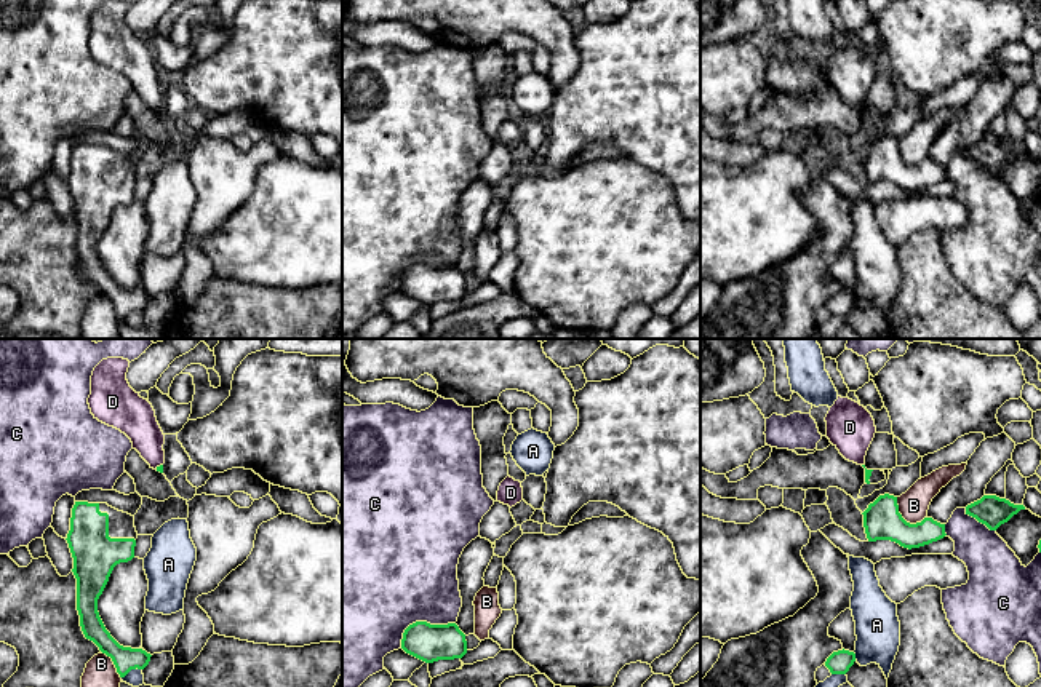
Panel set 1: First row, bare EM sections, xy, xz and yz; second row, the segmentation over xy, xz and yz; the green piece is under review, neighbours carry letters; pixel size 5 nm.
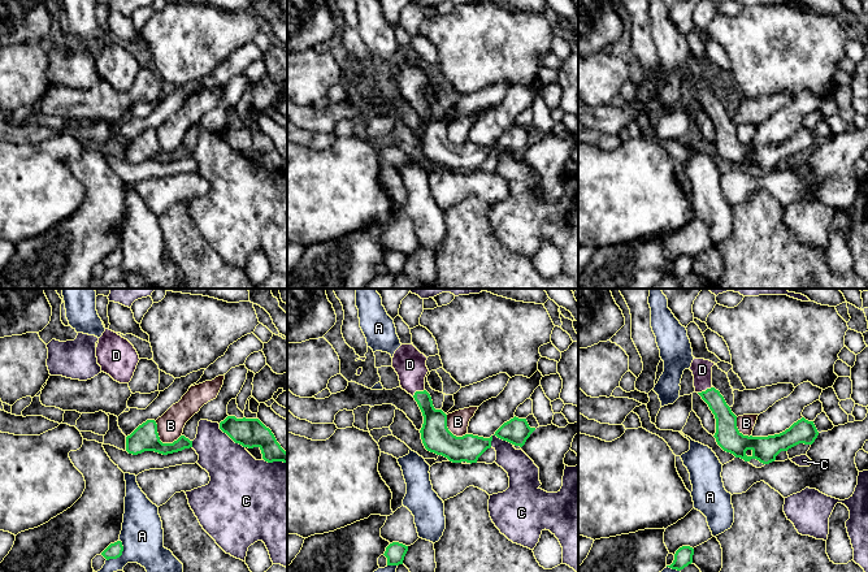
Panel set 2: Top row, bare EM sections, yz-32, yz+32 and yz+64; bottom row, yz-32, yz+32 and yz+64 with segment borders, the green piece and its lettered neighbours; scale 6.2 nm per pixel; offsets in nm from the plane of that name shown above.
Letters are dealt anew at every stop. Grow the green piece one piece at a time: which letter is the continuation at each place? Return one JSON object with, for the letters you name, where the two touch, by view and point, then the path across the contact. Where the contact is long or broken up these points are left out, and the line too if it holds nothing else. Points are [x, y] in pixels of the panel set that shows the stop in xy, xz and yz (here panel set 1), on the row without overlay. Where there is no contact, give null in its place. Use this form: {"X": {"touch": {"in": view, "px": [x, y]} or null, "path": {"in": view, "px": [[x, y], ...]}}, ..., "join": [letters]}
{"D": {"touch": {"in": "xy", "px": [160, 107]}, "path": {"in": "xy", "px": [[159, 111], [160, 107], [138, 64]]}}, "join": ["D"]}

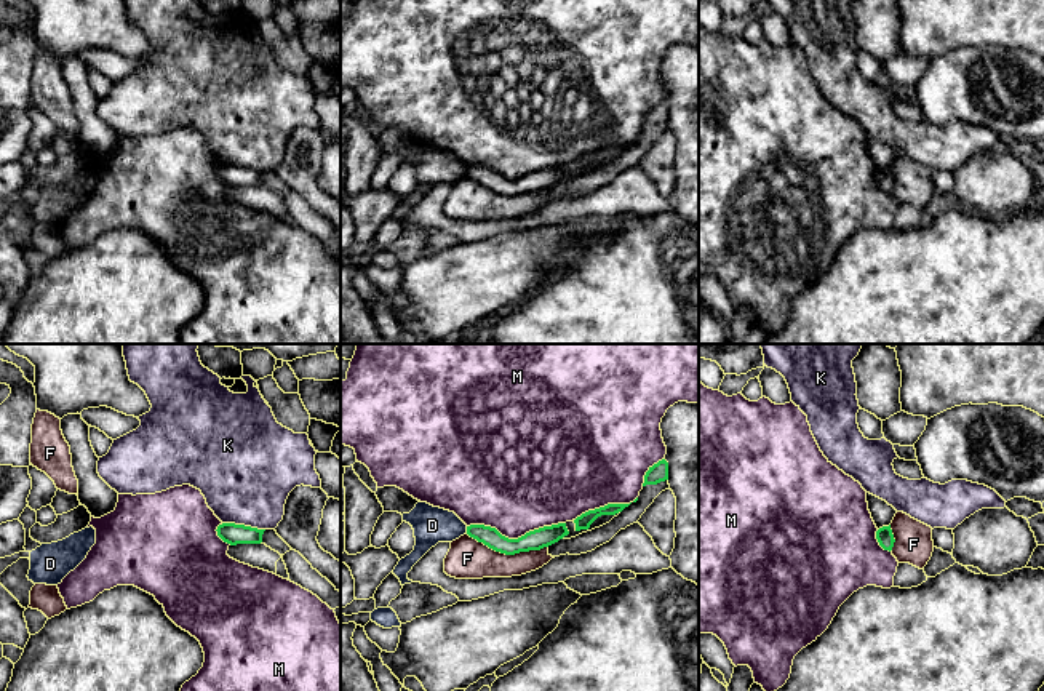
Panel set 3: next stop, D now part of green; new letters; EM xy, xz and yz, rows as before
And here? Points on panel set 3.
{"join": []}

